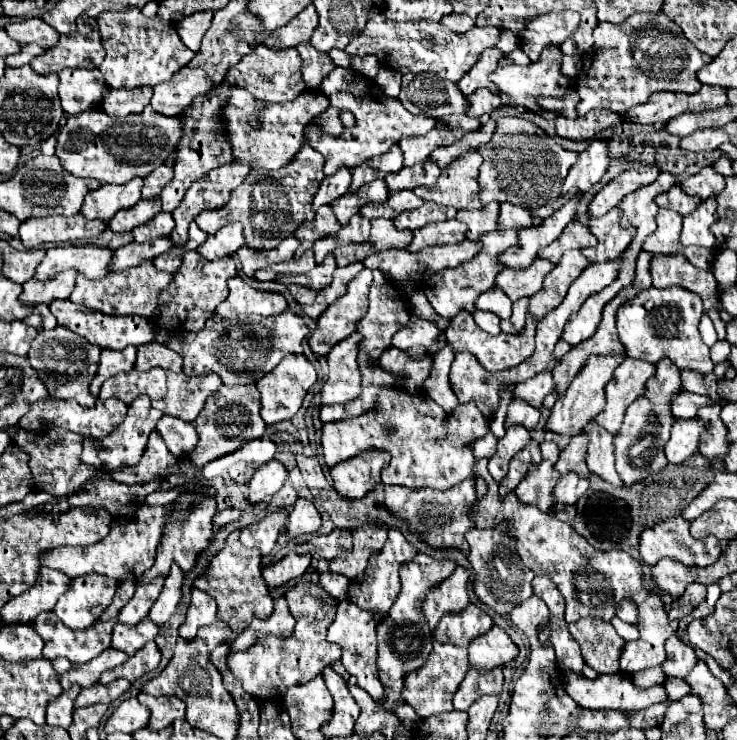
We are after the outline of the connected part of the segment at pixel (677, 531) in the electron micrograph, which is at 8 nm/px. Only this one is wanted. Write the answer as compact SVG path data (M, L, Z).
M673 517L673 519L667 519L659 525L653 525L649 529L645 529L639 537L639 553L641 553L641 561L645 565L653 565L657 563L659 559L663 557L669 557L669 559L675 559L675 561L681 561L685 565L697 565L697 567L707 567L711 563L715 563L721 555L721 543L719 539L715 539L713 535L709 535L707 539L693 539L689 535L689 523L683 519L683 517Z

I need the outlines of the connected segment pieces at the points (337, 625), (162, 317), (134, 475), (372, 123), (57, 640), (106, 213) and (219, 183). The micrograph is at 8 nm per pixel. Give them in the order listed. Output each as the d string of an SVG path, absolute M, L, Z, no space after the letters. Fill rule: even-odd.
M341 601L337 605L337 619L333 621L333 625L329 627L327 631L327 637L329 641L335 641L341 645L343 649L343 655L341 655L341 663L343 667L347 669L347 673L357 681L359 687L363 687L371 697L373 701L383 707L387 697L385 697L385 687L383 683L379 681L379 675L377 675L377 667L375 667L375 655L377 655L377 643L375 643L375 627L377 627L377 621L375 617L369 613L369 611L363 611L359 607L355 607L353 601Z
M187 251L171 283L159 293L159 315L153 317L155 323L169 327L171 333L201 331L205 321L215 313L215 307L227 299L227 279L231 275L237 275L233 257L207 261L197 251Z
M153 431L148 438L145 457L141 457L139 465L113 471L113 479L127 483L127 485L149 483L153 479L167 477L171 467L175 467L177 463L179 463L179 459L171 451L167 451L161 435L157 431Z
M335 67L327 79L321 83L321 93L329 99L331 107L337 107L339 111L351 111L355 117L355 127L347 129L343 135L333 136L323 133L315 123L309 123L304 129L304 136L309 144L321 151L325 157L325 175L333 175L339 167L357 167L363 161L377 157L381 153L387 153L393 143L407 135L425 135L435 127L435 119L425 117L425 115L413 115L409 113L401 101L393 97L369 97L373 95L373 83L361 75L355 75L351 69L345 67Z
M51 611L47 615L39 615L39 619L33 623L33 629L45 643L43 655L47 659L67 657L71 663L85 663L111 645L111 631L115 623L117 617L105 623L97 621L83 631L73 631L59 623L57 615Z
M139 177L123 183L123 185L101 185L85 195L81 213L87 219L109 221L119 209L133 207L141 199L143 181Z
M227 163L223 167L211 169L201 179L197 179L185 193L179 207L173 211L175 229L171 239L175 239L175 245L185 245L187 241L187 229L191 221L199 215L203 209L219 209L227 203L231 191L243 183L247 177L249 167L241 163Z

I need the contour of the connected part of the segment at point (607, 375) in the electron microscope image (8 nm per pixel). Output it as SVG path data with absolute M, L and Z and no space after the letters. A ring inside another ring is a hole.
M591 355L585 365L579 369L579 373L573 377L571 385L565 389L565 393L557 395L557 403L551 409L551 417L547 421L547 429L561 435L577 435L579 427L587 423L587 419L593 419L603 407L605 407L605 387L609 381L613 381L613 371L627 359L627 355Z

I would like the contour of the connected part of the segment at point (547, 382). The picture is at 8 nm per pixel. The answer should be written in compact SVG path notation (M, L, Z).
M541 371L539 375L535 375L523 383L517 383L513 387L513 395L527 401L533 407L541 407L545 395L553 393L553 391L555 391L555 385L553 385L551 371Z

